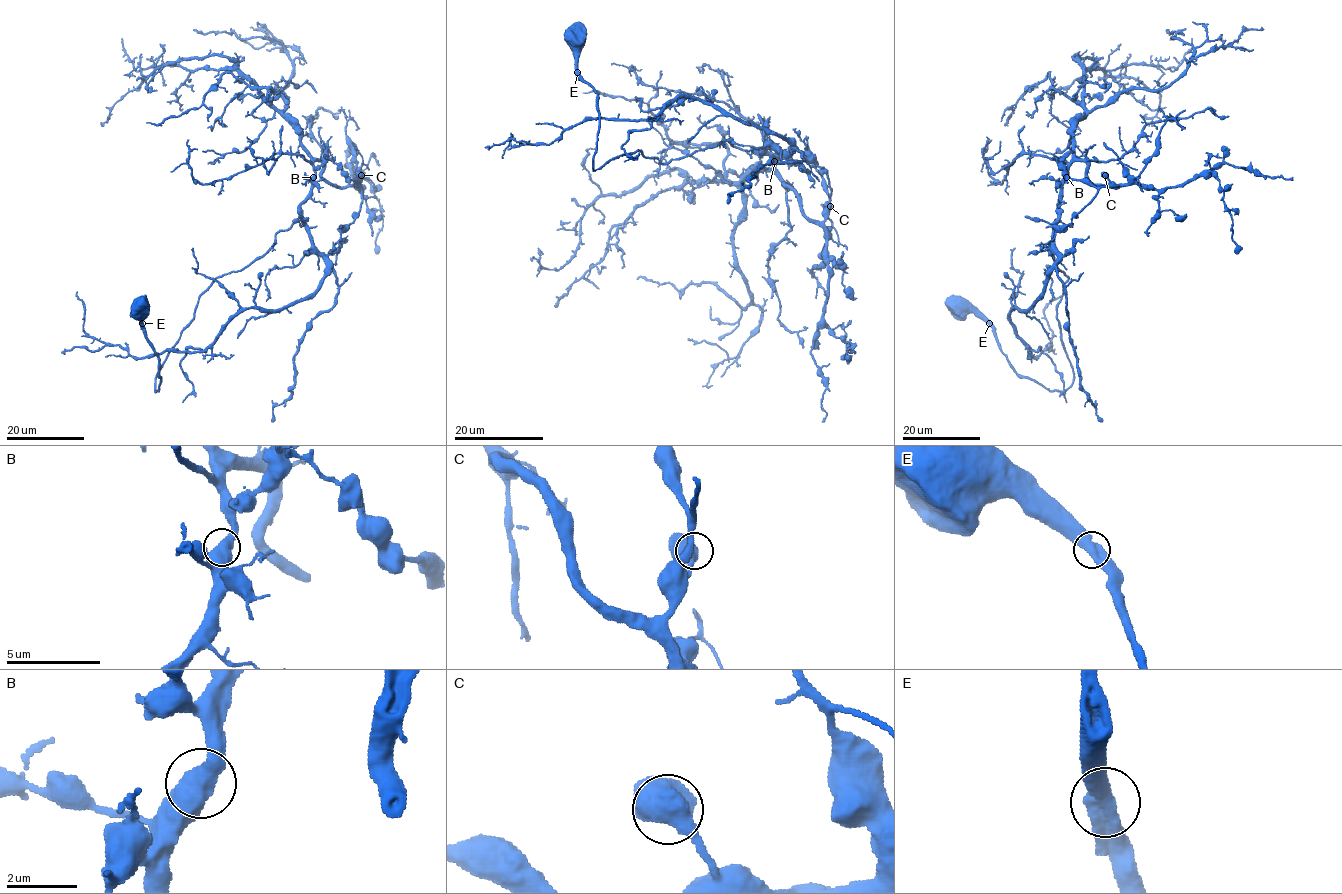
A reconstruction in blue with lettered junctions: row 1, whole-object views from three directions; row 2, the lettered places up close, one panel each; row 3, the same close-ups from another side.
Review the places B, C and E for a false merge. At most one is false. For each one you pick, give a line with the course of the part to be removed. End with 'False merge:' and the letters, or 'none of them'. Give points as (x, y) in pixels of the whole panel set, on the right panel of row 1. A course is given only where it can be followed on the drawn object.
False merge: none of them

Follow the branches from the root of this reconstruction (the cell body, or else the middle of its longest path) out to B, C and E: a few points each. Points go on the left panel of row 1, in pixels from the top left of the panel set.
B: (141, 307), (158, 358), (157, 391), (156, 375), (200, 295), (300, 219), (313, 177)
C: (141, 307), (157, 391), (200, 295), (300, 219), (314, 162), (332, 185), (361, 175)
E: (141, 307), (142, 323)

